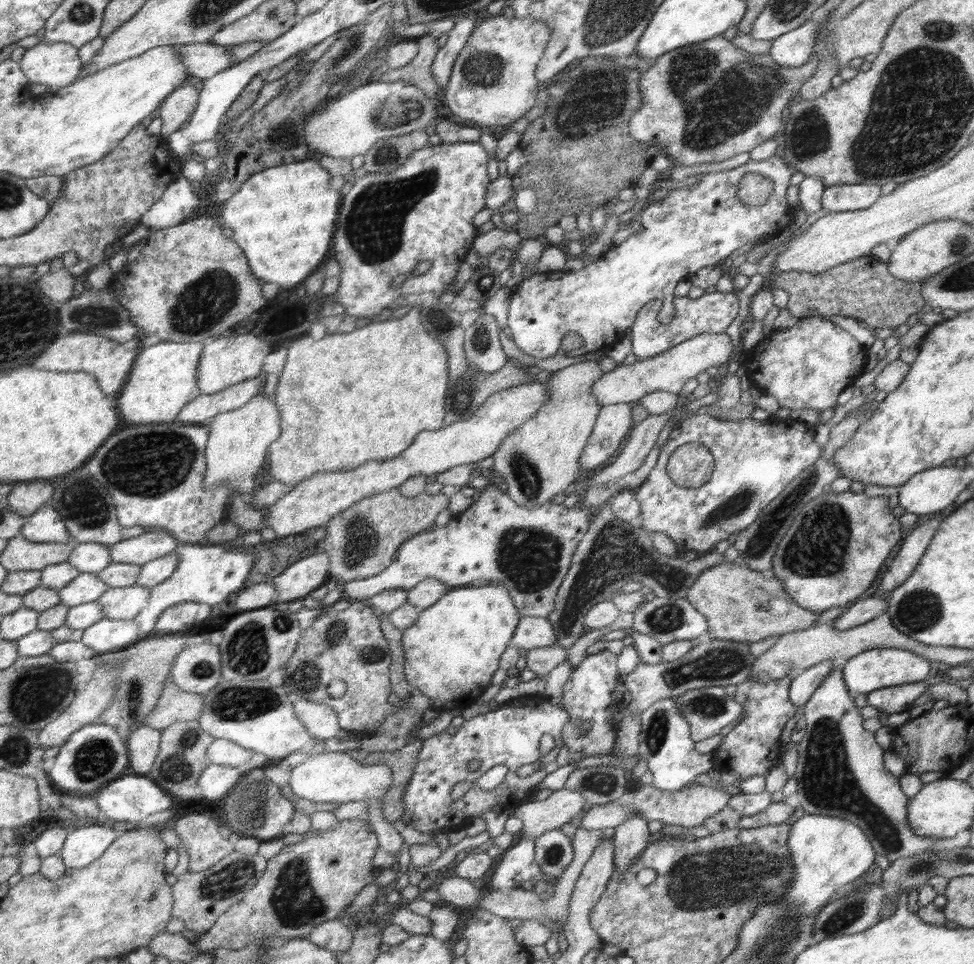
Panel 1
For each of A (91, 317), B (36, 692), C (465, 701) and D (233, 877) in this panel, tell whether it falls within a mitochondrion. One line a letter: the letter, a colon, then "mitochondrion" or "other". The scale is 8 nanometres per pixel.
A: mitochondrion
B: mitochondrion
C: other
D: mitochondrion

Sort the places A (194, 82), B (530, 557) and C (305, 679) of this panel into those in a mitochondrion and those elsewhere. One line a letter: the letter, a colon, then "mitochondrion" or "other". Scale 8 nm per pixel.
A: other
B: mitochondrion
C: mitochondrion

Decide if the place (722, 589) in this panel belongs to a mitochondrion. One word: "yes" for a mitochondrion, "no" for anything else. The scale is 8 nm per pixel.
no

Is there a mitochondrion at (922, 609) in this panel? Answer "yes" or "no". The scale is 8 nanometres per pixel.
yes

